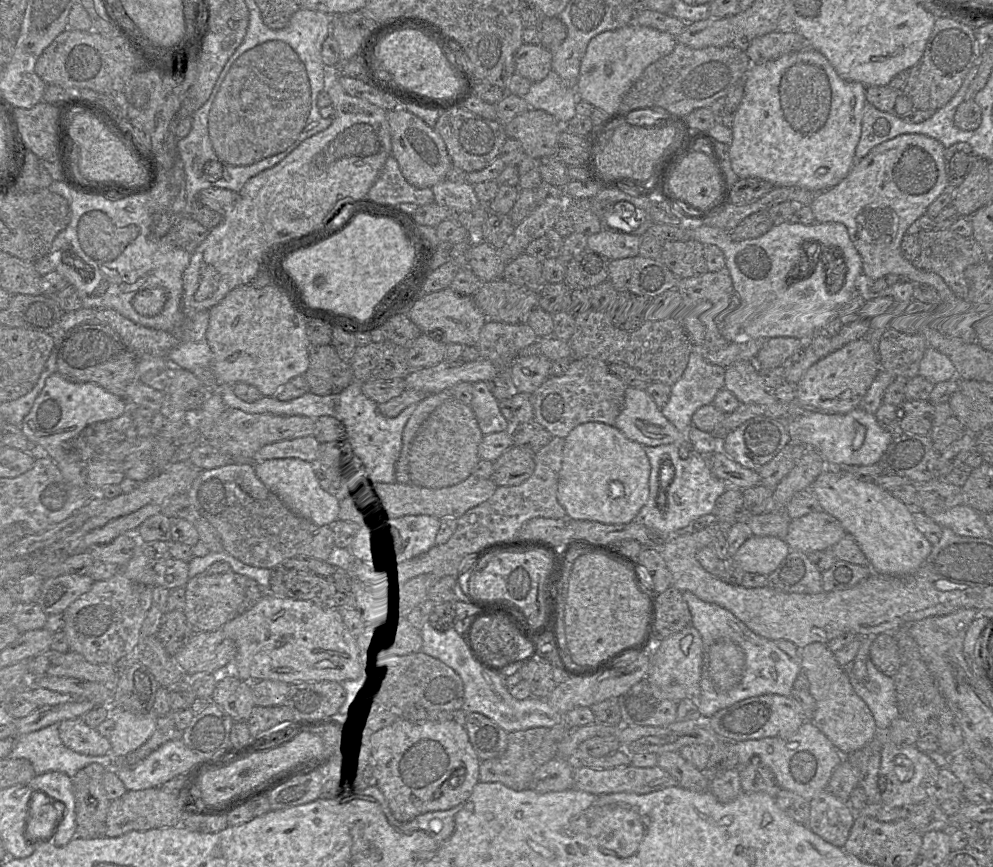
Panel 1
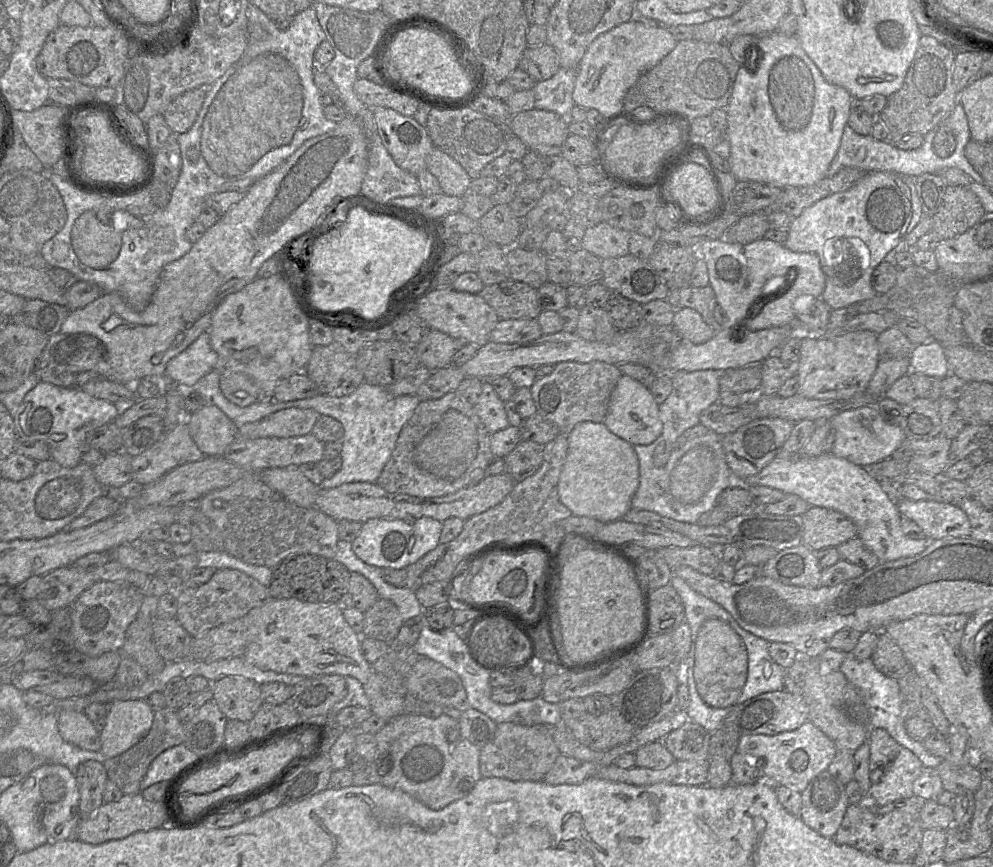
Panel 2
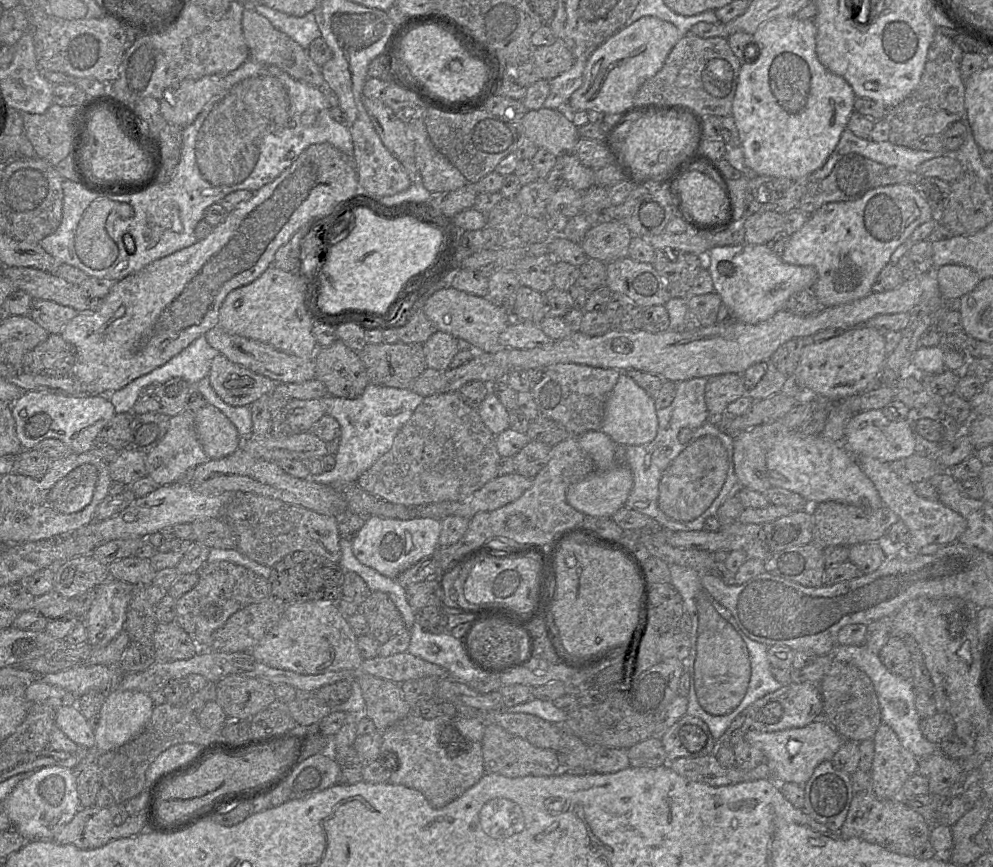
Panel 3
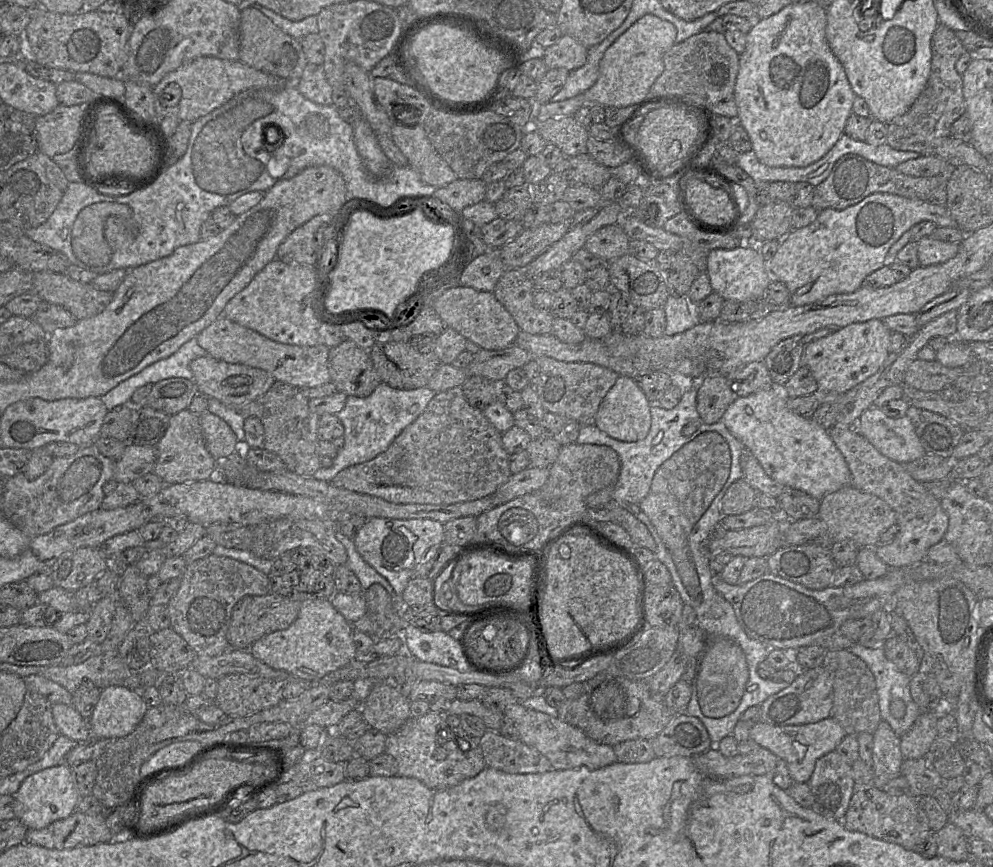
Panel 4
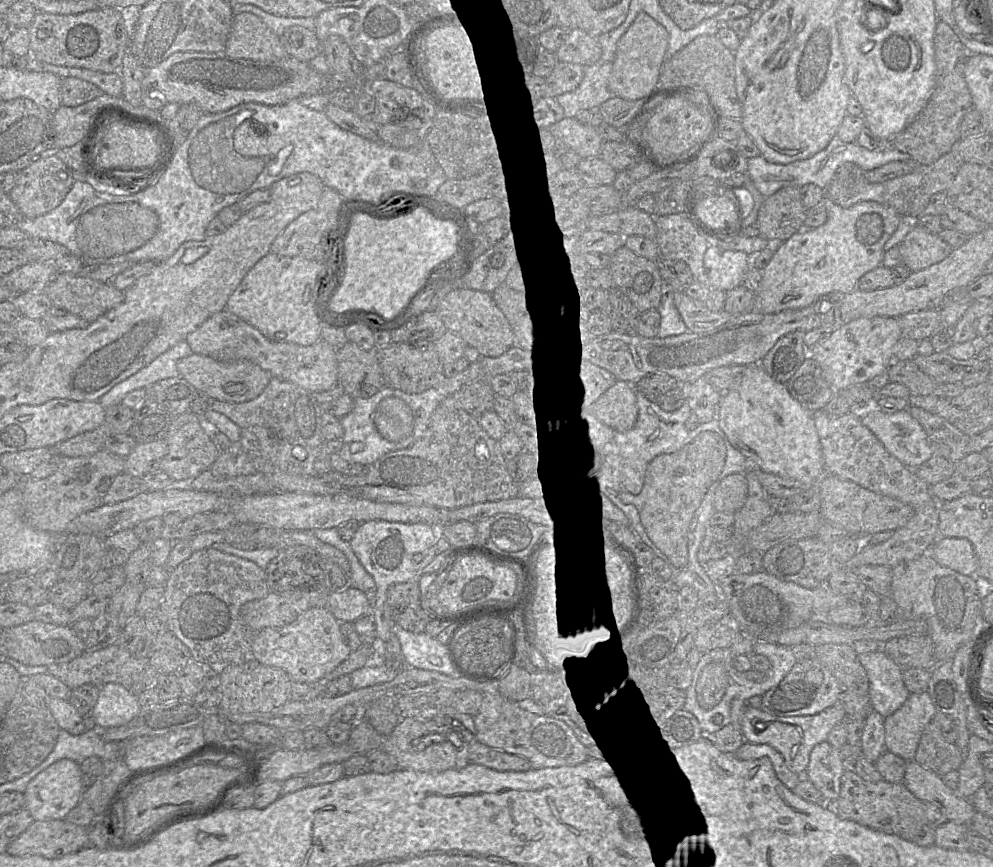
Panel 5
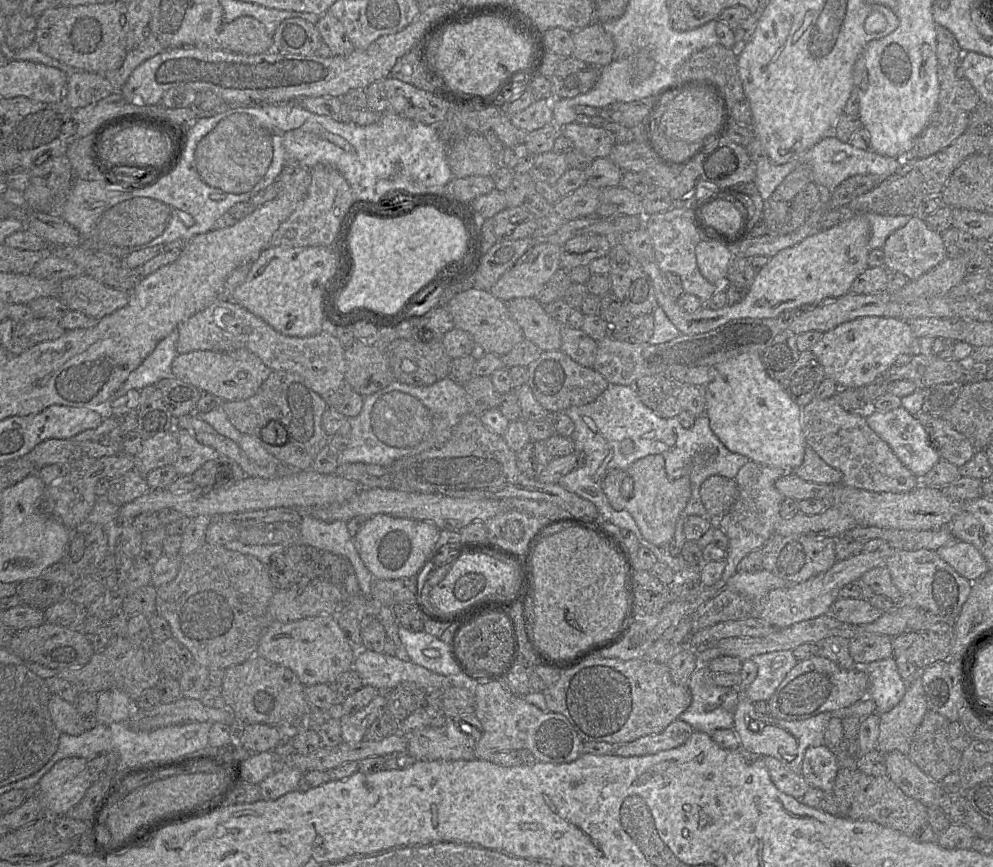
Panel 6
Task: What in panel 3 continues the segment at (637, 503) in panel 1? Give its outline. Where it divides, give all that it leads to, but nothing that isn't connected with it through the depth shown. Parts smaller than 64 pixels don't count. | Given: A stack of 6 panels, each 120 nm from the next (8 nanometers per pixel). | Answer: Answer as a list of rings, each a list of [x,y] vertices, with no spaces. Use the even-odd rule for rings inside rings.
[[[601,429],[588,431],[577,437],[581,449],[592,459],[595,470],[583,480],[569,486],[566,499],[577,511],[586,516],[611,517],[625,506],[633,487],[633,475],[627,465],[615,464],[617,444]]]

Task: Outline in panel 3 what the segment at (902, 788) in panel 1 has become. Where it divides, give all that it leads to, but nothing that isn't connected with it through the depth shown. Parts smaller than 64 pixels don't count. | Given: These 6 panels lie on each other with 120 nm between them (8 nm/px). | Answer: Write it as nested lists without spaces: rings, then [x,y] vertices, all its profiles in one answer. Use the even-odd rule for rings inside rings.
[[[880,724],[872,740],[872,792],[881,799],[899,798],[904,783],[918,772],[919,759],[903,747],[887,724]]]

